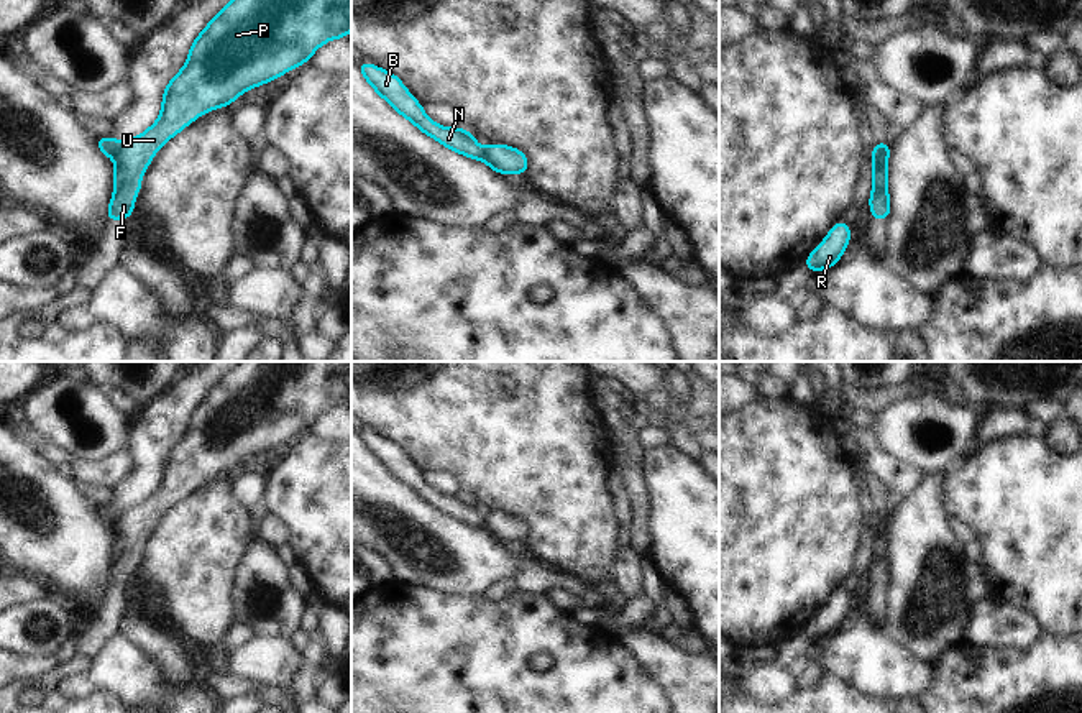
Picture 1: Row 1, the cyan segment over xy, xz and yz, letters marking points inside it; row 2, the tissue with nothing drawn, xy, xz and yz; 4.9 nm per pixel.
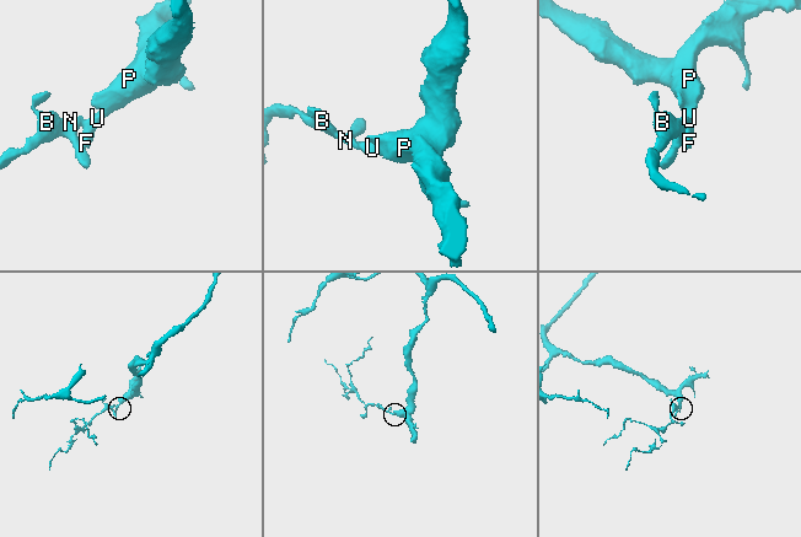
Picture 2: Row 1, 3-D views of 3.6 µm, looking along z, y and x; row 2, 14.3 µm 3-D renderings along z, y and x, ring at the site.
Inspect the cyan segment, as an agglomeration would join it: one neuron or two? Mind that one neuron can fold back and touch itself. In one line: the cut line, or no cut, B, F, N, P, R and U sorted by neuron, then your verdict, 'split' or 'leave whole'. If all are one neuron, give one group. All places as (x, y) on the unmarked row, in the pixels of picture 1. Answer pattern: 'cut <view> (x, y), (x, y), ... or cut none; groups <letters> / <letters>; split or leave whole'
cut xy (120, 511), (112, 524); groups B N R / F P U; split

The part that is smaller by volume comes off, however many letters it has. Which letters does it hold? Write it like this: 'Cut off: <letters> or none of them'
Cut off: B, N, R.

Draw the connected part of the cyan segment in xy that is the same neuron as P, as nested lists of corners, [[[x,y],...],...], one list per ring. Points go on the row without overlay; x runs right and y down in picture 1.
[[[238,361],[190,412],[184,435],[163,462],[159,486],[141,503],[121,509],[115,524],[113,565],[107,588],[130,586],[141,545],[159,516],[204,481],[230,473],[248,457],[309,430],[327,409],[351,399],[351,361]]]

